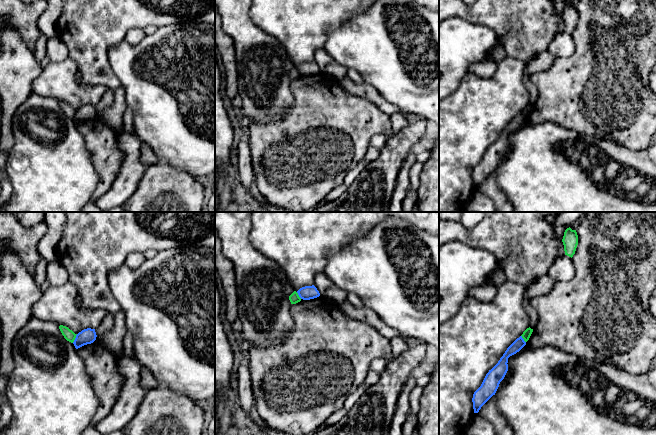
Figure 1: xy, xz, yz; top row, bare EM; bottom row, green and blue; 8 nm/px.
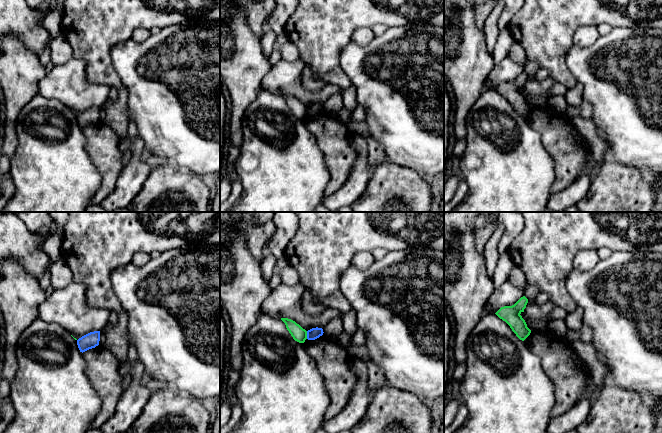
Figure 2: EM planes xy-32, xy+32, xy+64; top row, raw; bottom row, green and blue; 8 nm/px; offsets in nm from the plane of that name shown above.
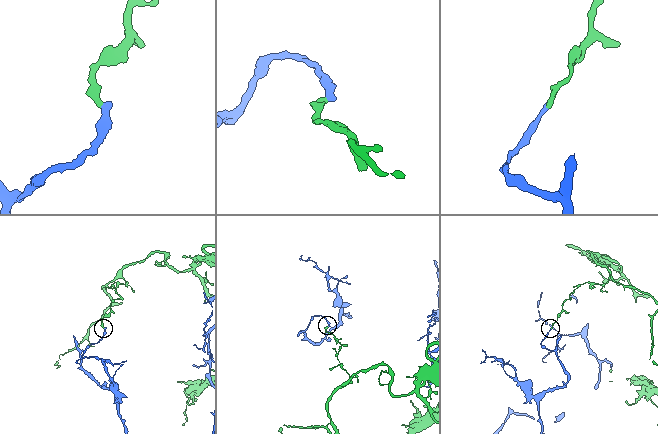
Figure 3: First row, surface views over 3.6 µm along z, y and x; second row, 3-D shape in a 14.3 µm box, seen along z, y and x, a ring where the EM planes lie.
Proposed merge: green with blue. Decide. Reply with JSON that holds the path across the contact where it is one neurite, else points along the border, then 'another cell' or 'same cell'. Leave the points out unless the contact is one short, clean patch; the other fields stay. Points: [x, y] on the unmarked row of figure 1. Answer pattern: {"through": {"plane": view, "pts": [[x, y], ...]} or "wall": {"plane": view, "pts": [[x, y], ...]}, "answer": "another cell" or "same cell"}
{"answer": "another cell"}

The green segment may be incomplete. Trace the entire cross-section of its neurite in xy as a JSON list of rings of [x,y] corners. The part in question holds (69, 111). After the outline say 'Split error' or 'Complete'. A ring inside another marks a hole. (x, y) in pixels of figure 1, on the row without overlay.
[[[60,101],[59,105],[67,117],[69,117],[71,119],[74,118],[77,110],[75,110],[72,106],[70,106],[68,103],[63,102],[63,101]]]. Complete

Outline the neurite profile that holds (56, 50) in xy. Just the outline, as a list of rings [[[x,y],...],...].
[[[58,35],[48,39],[46,44],[46,54],[49,61],[52,63],[62,62],[69,58],[69,50]]]

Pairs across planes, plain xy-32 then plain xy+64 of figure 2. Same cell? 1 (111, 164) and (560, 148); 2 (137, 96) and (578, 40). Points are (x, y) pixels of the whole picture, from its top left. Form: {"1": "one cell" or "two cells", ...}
{"1": "one cell", "2": "two cells"}

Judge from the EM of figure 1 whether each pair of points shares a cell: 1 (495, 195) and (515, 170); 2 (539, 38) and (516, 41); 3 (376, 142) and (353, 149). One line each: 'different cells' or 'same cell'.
1: different cells
2: same cell
3: different cells

